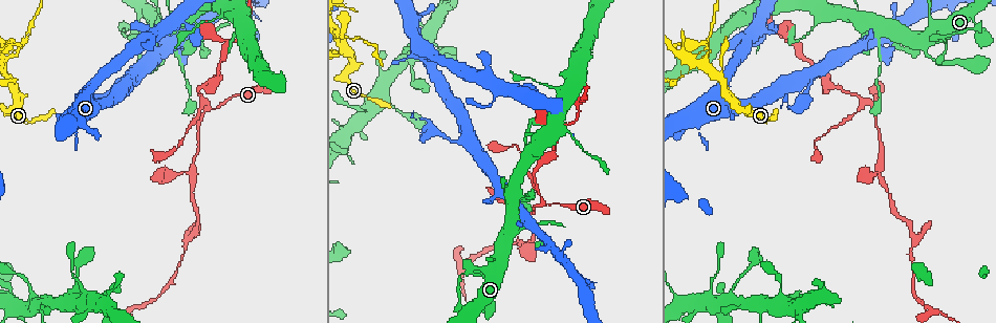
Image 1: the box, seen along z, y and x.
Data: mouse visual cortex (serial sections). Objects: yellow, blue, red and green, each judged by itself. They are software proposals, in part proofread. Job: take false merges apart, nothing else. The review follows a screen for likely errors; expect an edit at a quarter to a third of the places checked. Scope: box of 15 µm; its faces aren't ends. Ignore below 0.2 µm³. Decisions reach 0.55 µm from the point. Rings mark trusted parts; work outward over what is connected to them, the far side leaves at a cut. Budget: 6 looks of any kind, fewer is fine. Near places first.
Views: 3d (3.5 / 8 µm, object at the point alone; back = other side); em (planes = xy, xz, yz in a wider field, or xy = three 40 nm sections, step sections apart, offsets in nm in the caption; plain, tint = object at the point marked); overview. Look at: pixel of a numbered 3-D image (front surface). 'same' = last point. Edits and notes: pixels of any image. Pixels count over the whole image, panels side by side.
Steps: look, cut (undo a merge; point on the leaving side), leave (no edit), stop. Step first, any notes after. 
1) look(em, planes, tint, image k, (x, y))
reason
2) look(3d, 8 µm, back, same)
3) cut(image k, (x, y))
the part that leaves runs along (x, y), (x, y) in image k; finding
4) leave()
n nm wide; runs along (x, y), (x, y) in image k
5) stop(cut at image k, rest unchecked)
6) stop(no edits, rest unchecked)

look(3d, 3.5 µm, image 1, (544, 204))
three-way junction

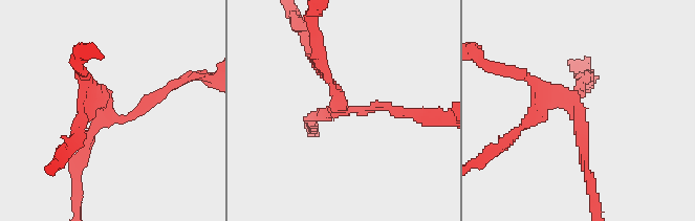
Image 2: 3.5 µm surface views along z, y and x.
look(em, planes, plain, image 2, (112, 117))
3 arms; arms of 150, 150, 150 nm

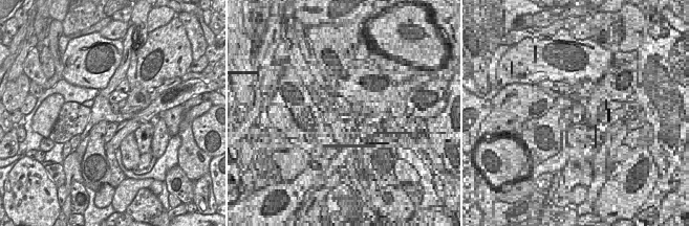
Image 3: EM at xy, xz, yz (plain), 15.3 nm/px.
look(em, planes, tint, same)
where the object lies

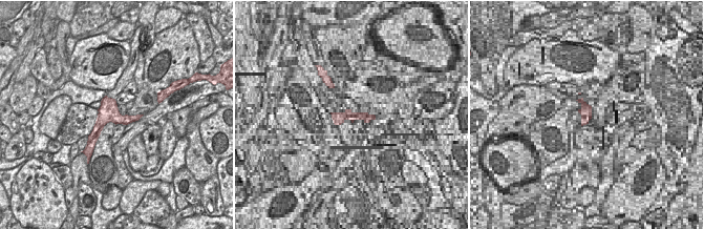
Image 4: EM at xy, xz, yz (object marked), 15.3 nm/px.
leave()
runs along (407, 111), (340, 109), (321, 66) in image 2; one cell here

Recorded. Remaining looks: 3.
look(3d, 3.5 µm, image 1, (808, 87))
thick turns thin

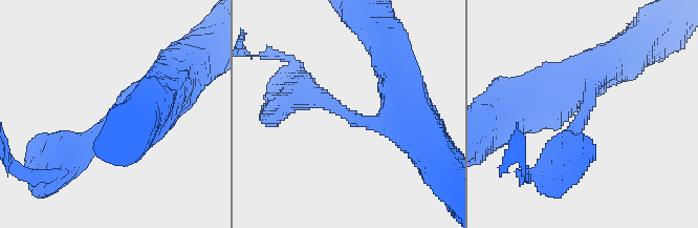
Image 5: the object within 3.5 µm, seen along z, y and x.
look(em, xy, step 5, tint, image 5, (580, 116))

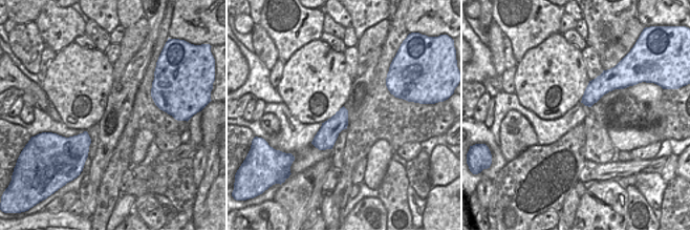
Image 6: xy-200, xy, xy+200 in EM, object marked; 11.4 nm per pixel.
leave()
runs along (175, 82), (133, 88), (62, 166) in image 5; continuous, no second cell

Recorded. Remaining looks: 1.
stop(no edits, rest unchecked)

